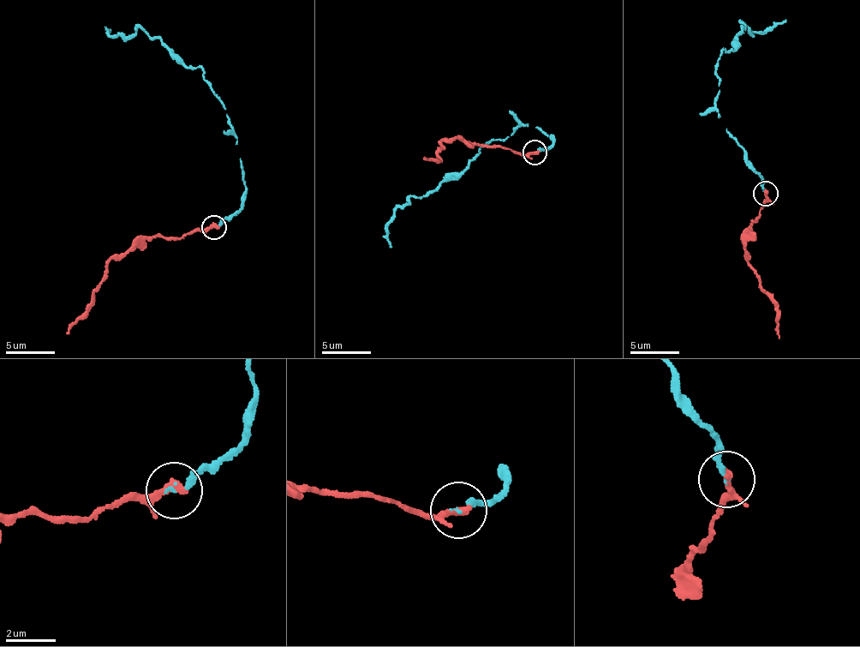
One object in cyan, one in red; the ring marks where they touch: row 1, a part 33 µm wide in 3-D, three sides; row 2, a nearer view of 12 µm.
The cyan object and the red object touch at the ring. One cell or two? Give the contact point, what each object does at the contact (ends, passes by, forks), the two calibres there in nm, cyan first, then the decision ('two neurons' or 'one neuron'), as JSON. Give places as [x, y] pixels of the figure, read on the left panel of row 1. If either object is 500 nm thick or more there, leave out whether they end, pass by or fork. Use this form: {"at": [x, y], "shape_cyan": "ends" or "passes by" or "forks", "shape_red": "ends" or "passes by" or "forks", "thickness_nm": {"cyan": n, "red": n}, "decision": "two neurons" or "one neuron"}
{"at": [214, 227], "shape_cyan": "ends", "shape_red": "ends", "thickness_nm": {"cyan": 110, "red": 320}, "decision": "one neuron"}

